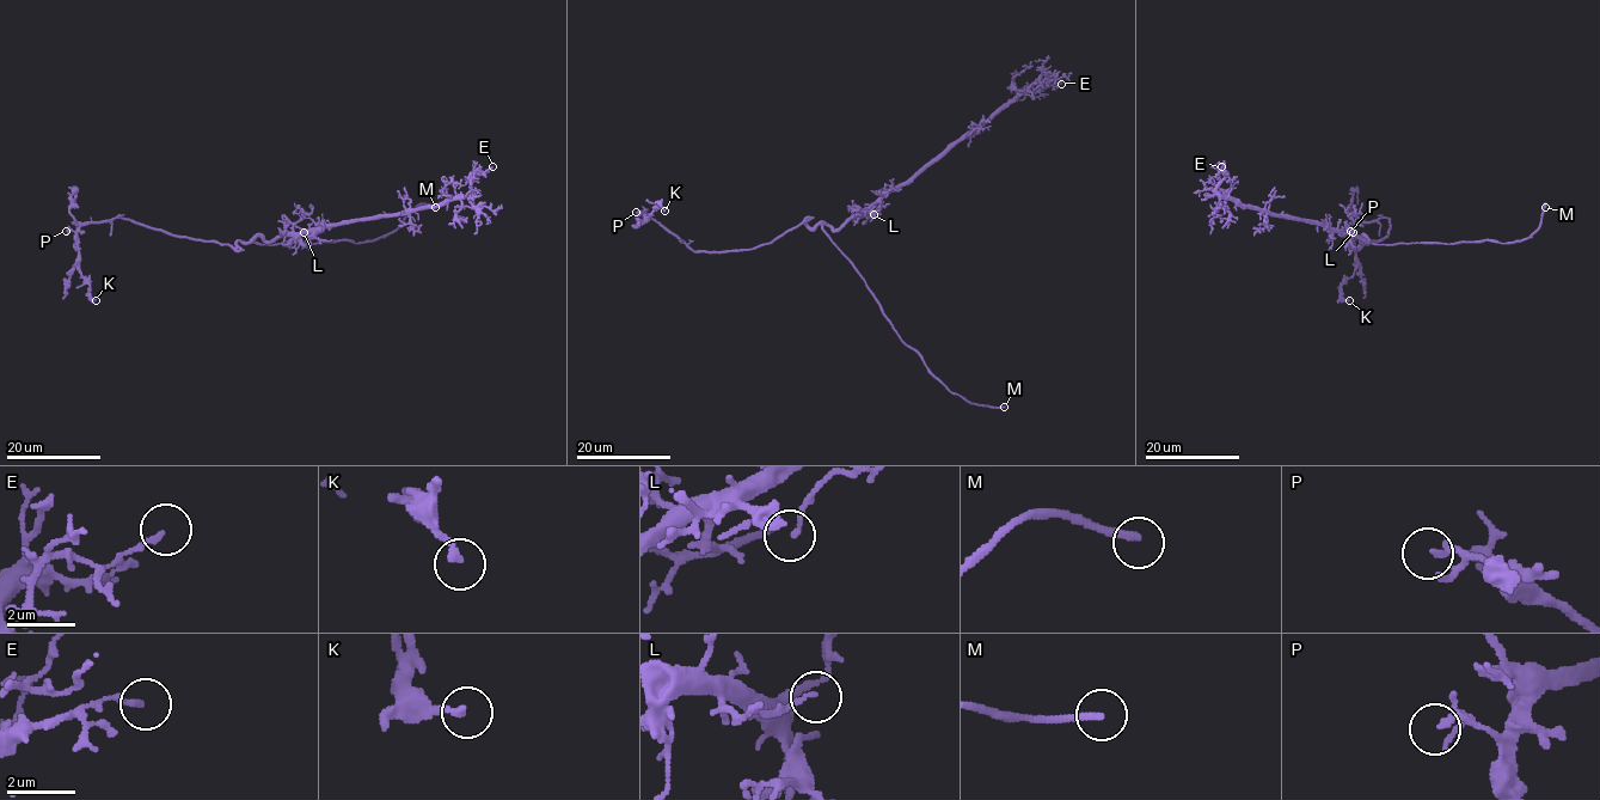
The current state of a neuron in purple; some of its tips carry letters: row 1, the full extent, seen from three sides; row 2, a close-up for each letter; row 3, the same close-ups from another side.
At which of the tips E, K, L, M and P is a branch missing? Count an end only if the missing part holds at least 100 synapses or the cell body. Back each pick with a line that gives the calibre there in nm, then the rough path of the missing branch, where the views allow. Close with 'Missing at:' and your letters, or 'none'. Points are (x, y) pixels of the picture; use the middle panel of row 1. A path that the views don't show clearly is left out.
M: 220 nm thick; missing branch runs (1004, 407), (1028, 409), (1058, 404), (1070, 395)
Missing at: M

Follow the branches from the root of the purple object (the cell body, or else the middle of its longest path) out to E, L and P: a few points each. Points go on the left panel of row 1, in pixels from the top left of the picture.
E: (264, 239), (275, 242), (460, 200), (473, 173), (492, 166)
L: (264, 239), (275, 242), (283, 236), (311, 234), (304, 232)
P: (264, 239), (256, 236), (233, 246), (221, 245), (122, 218), (90, 221), (66, 231)

